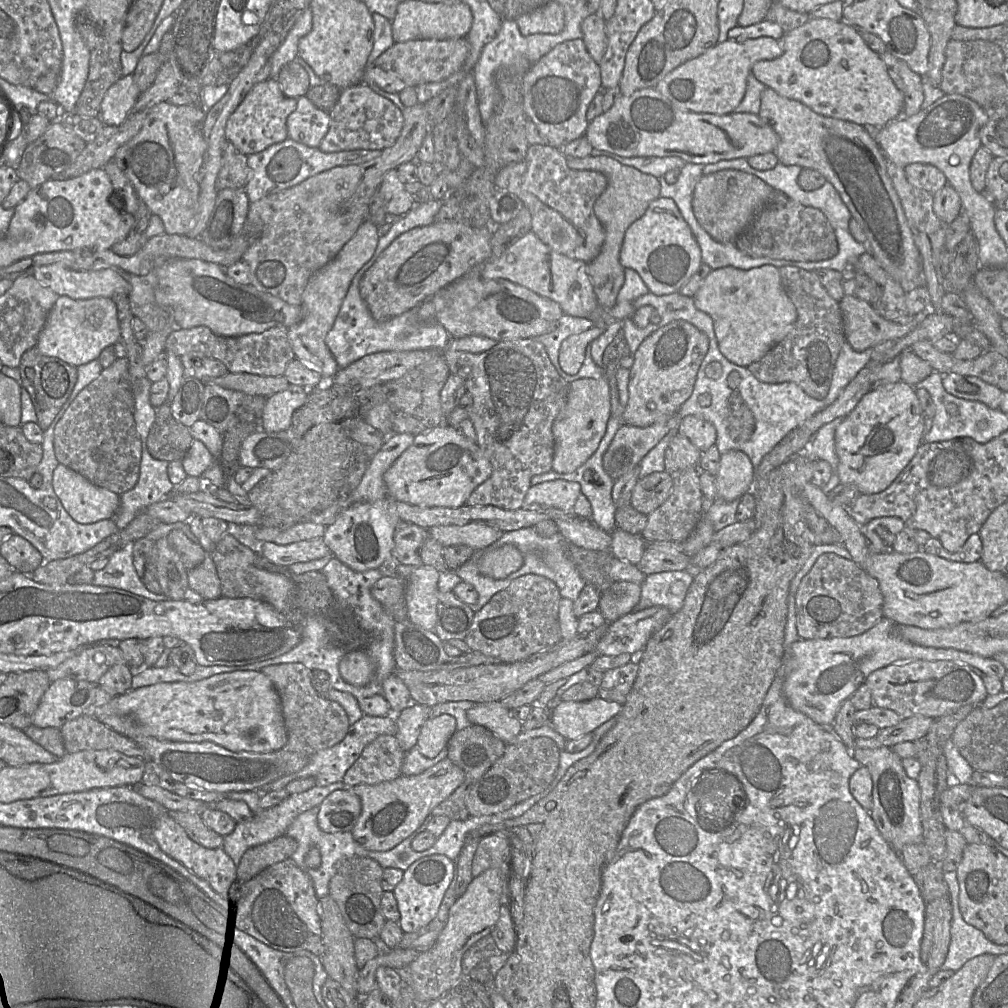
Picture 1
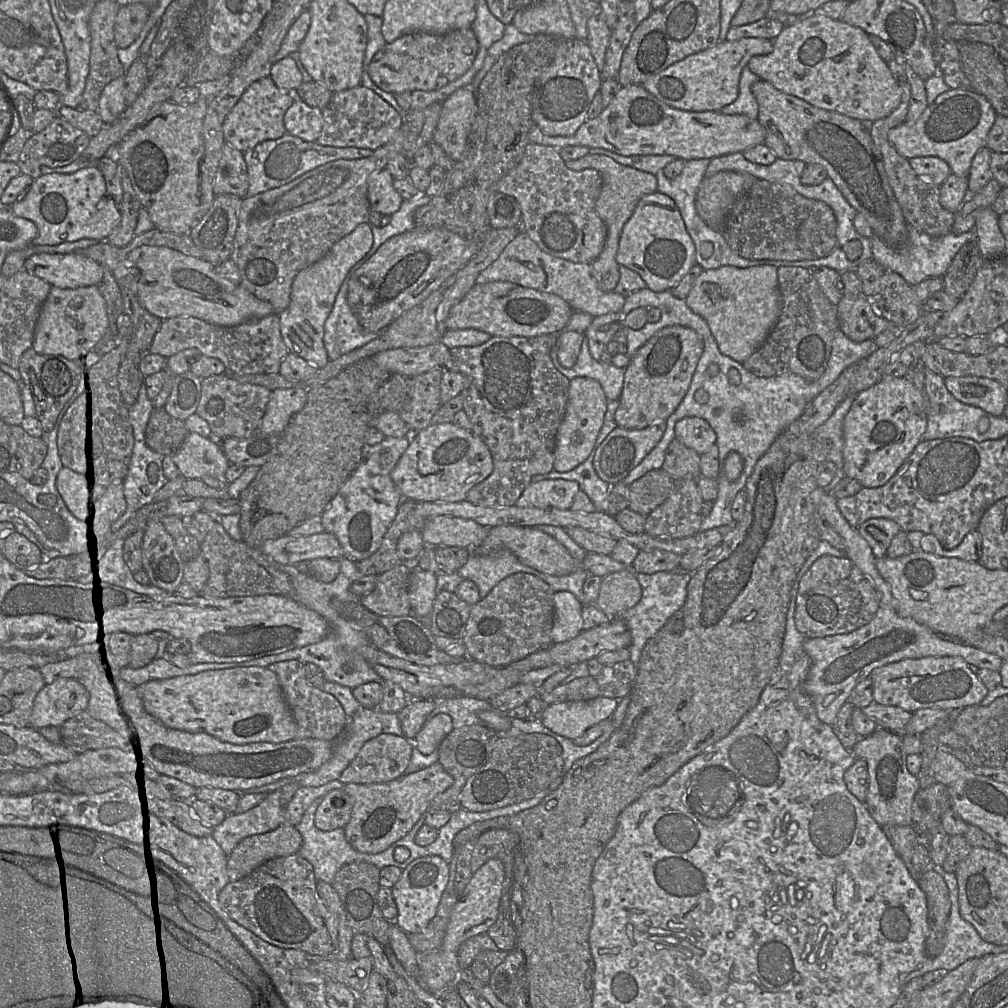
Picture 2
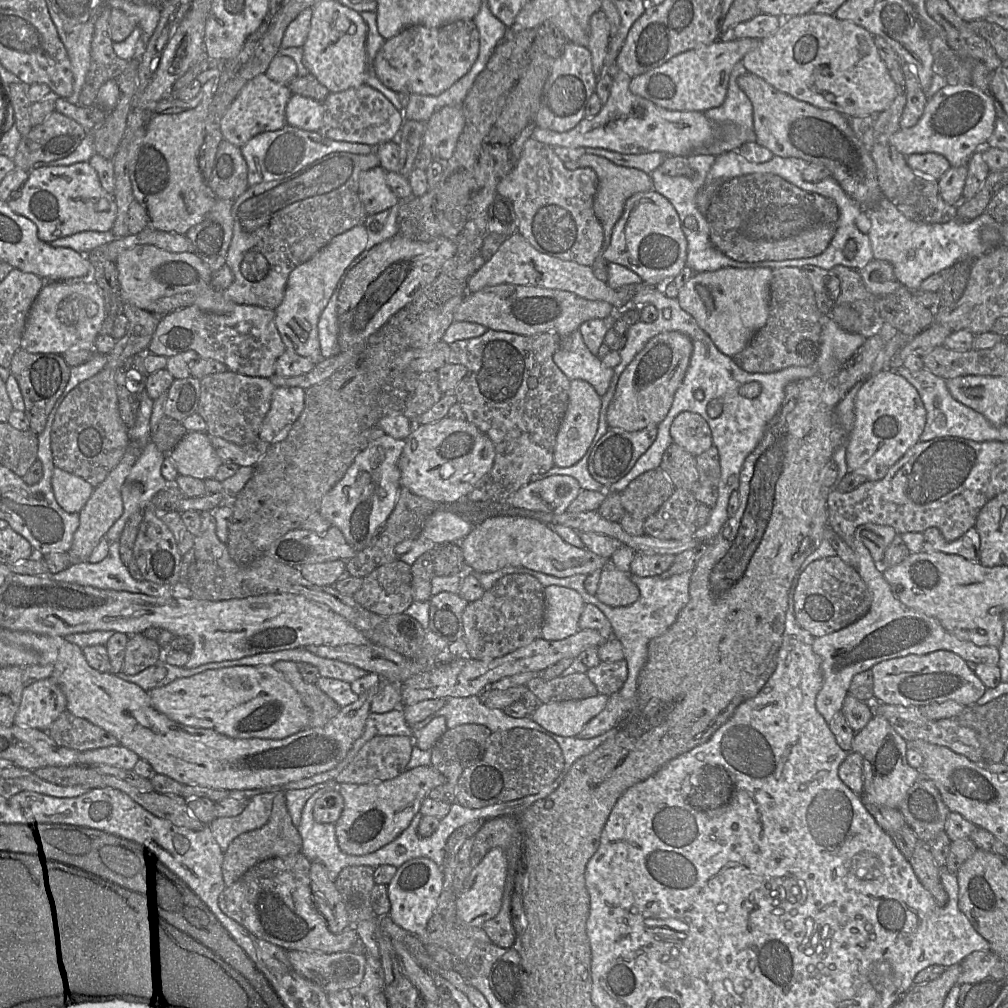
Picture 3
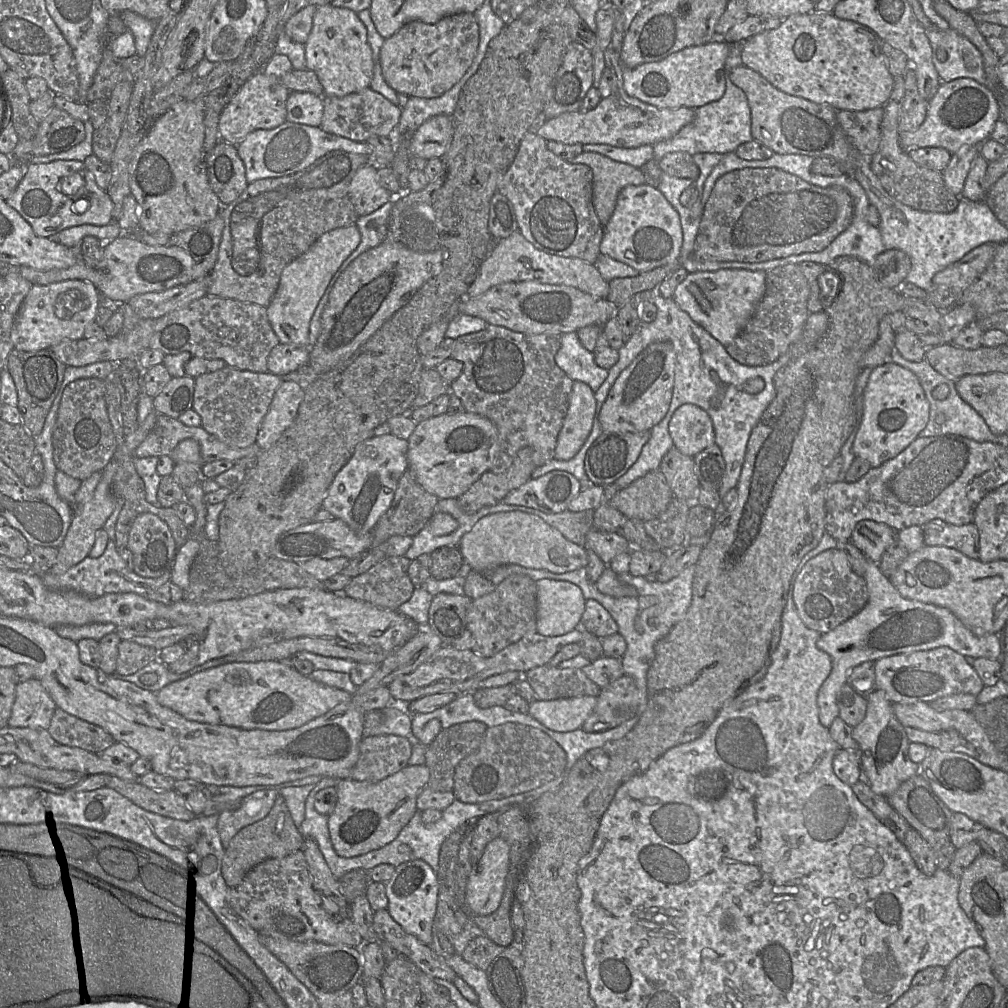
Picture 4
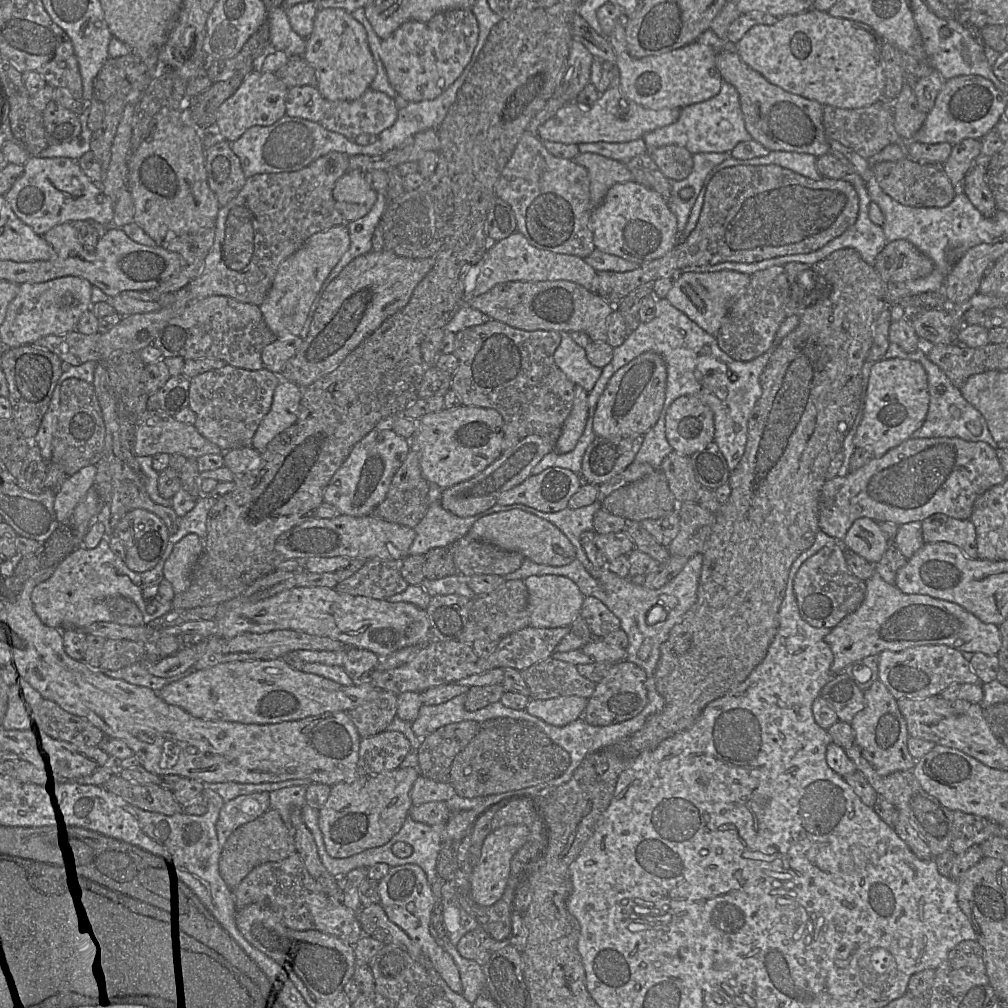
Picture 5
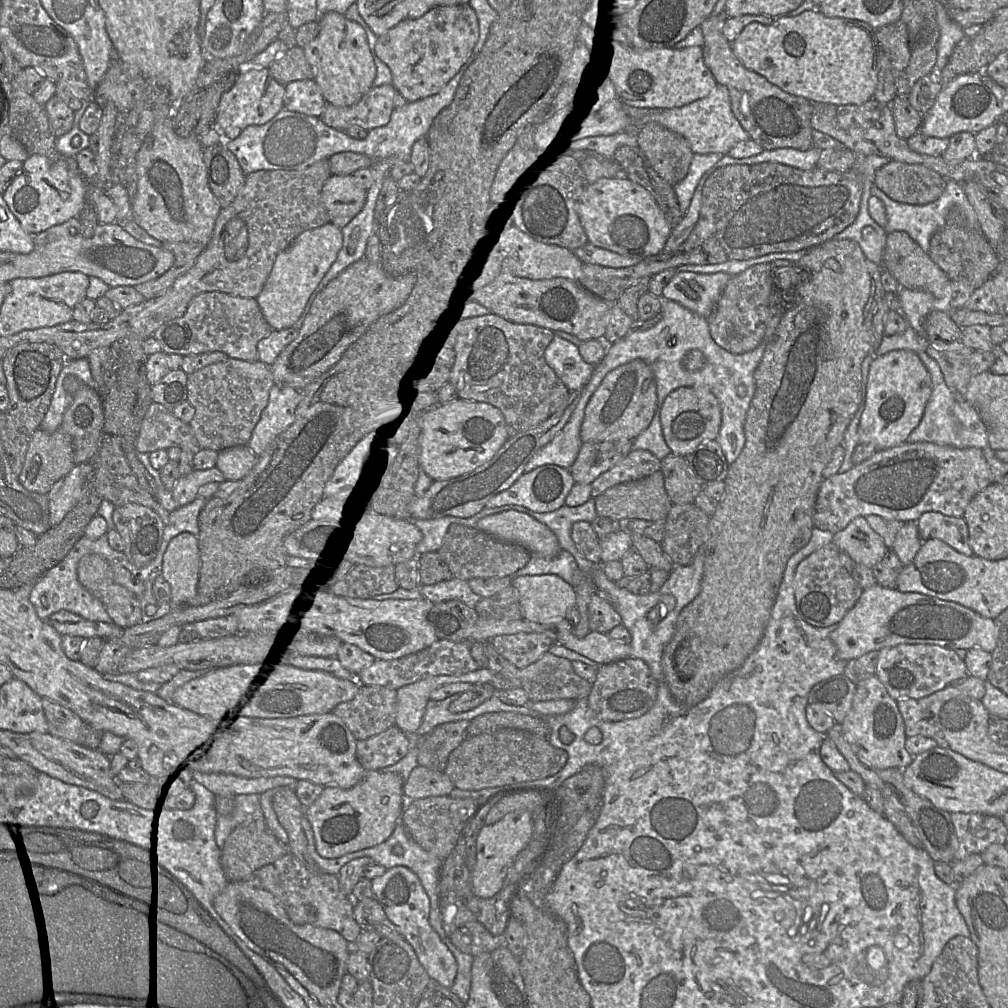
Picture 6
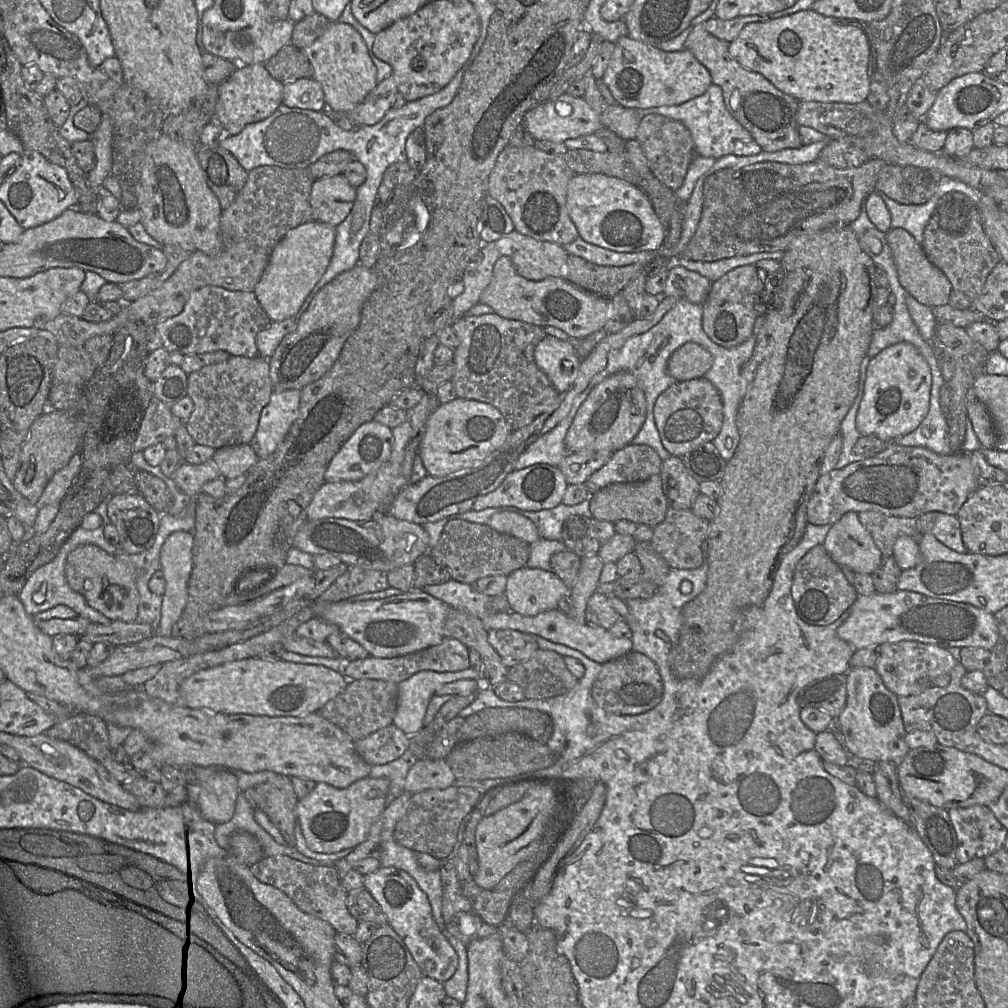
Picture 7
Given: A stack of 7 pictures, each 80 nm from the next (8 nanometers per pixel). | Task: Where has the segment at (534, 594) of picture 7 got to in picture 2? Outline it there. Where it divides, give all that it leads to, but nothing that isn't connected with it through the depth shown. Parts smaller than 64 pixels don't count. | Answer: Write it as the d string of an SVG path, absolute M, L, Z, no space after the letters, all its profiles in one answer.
M568 591L554 593L555 616L551 639L553 643L563 643L582 632L582 610L584 605Z

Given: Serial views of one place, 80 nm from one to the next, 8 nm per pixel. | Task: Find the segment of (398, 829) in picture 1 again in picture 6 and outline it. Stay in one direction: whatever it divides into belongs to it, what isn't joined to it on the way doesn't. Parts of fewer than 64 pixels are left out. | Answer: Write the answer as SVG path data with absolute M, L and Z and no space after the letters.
M366 771L351 788L325 786L316 801L305 808L315 839L316 850L325 858L376 846L393 833L397 819L408 808L404 794L404 780L397 773Z

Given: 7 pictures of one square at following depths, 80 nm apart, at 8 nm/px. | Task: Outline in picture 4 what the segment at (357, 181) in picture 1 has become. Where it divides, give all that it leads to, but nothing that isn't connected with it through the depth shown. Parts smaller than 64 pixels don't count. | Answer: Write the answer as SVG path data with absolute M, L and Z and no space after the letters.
M335 150L325 154L308 167L294 174L282 177L264 178L249 183L244 192L236 200L227 206L222 206L221 215L224 219L224 229L219 246L217 261L212 271L209 273L210 285L208 288L208 295L219 298L234 299L241 302L258 304L260 306L267 307L276 293L283 269L290 262L305 253L322 234L336 228L355 224L359 216L355 212L354 206L349 199L348 187L356 171L360 167L370 163L370 156Z

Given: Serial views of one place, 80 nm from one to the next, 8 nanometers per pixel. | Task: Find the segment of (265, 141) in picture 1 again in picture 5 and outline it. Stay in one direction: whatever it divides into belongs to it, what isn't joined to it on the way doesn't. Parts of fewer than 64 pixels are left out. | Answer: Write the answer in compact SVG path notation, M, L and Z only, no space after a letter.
M253 70L217 111L216 131L232 143L253 126L270 126L286 115L288 87L274 73Z

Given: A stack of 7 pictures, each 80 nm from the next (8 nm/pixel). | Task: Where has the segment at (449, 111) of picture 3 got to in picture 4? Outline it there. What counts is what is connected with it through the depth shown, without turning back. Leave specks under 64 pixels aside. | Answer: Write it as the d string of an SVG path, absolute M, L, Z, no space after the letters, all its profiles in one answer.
M440 114L429 118L409 137L410 157L426 160L442 158L453 136L451 116Z

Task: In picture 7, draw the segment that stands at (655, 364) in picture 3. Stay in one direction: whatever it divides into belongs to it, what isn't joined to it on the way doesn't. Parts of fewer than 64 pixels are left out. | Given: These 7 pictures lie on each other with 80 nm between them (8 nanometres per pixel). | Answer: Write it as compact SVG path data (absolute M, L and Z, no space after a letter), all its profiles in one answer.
M618 372L605 378L595 386L578 409L565 436L569 453L616 452L630 444L641 429L647 411L643 390L634 375Z

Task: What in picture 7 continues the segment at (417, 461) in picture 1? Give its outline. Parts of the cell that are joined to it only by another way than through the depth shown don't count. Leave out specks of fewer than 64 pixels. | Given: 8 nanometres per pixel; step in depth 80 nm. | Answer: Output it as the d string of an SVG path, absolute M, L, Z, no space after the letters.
M457 397L450 402L440 404L428 418L419 454L429 475L444 477L478 466L492 452L502 447L511 433L512 430L506 419L496 407L488 403Z

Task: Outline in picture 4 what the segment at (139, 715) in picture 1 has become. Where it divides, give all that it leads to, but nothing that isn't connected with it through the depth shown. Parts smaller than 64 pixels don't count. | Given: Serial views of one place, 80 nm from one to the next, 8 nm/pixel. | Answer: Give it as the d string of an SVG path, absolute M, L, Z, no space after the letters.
M282 661L234 662L198 672L186 679L172 682L156 692L158 702L184 718L208 724L227 725L244 730L289 730L325 715L343 702L352 701L349 692L328 686L299 673Z

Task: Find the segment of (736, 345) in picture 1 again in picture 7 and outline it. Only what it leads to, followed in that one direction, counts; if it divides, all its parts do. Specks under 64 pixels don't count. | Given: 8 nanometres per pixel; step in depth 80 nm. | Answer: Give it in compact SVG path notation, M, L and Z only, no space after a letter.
M673 264L668 270L664 296L674 296L693 303L703 304L712 282L695 271Z

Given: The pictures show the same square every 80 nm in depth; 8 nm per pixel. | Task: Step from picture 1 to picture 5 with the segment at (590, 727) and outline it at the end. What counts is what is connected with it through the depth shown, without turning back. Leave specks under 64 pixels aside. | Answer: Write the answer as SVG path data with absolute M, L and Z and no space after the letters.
M561 696L551 699L530 699L526 711L547 724L566 726L583 716L588 699L580 696Z

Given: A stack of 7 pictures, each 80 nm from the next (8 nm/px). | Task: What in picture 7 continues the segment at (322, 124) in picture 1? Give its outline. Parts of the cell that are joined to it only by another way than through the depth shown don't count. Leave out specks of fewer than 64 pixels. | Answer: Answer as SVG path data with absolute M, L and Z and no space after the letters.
M312 77L284 83L282 103L314 111L325 111L326 102L322 86Z

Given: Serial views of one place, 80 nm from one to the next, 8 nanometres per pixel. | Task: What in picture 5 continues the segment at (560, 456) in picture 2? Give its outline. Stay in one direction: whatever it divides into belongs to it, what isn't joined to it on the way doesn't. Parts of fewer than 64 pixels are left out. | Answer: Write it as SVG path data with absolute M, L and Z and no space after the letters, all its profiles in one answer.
M574 385L574 398L571 411L563 423L554 450L565 454L572 451L581 437L588 418L588 392Z

